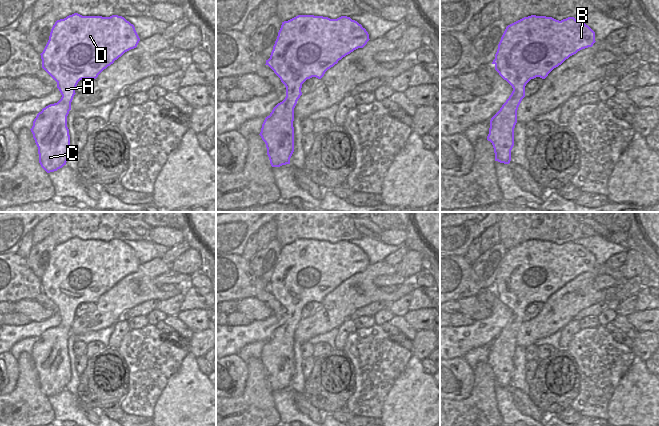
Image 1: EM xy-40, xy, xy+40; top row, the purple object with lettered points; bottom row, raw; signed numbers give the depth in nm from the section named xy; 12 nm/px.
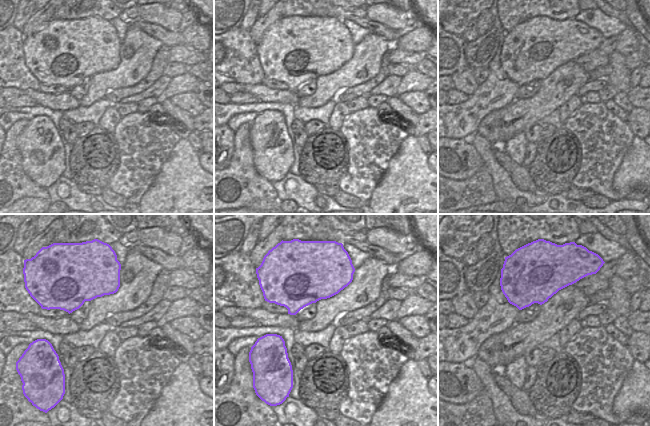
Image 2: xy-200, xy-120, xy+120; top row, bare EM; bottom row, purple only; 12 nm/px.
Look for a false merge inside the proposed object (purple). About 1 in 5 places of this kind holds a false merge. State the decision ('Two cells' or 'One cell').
One cell

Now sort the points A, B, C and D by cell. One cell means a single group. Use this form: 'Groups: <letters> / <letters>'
Groups: A B C D

